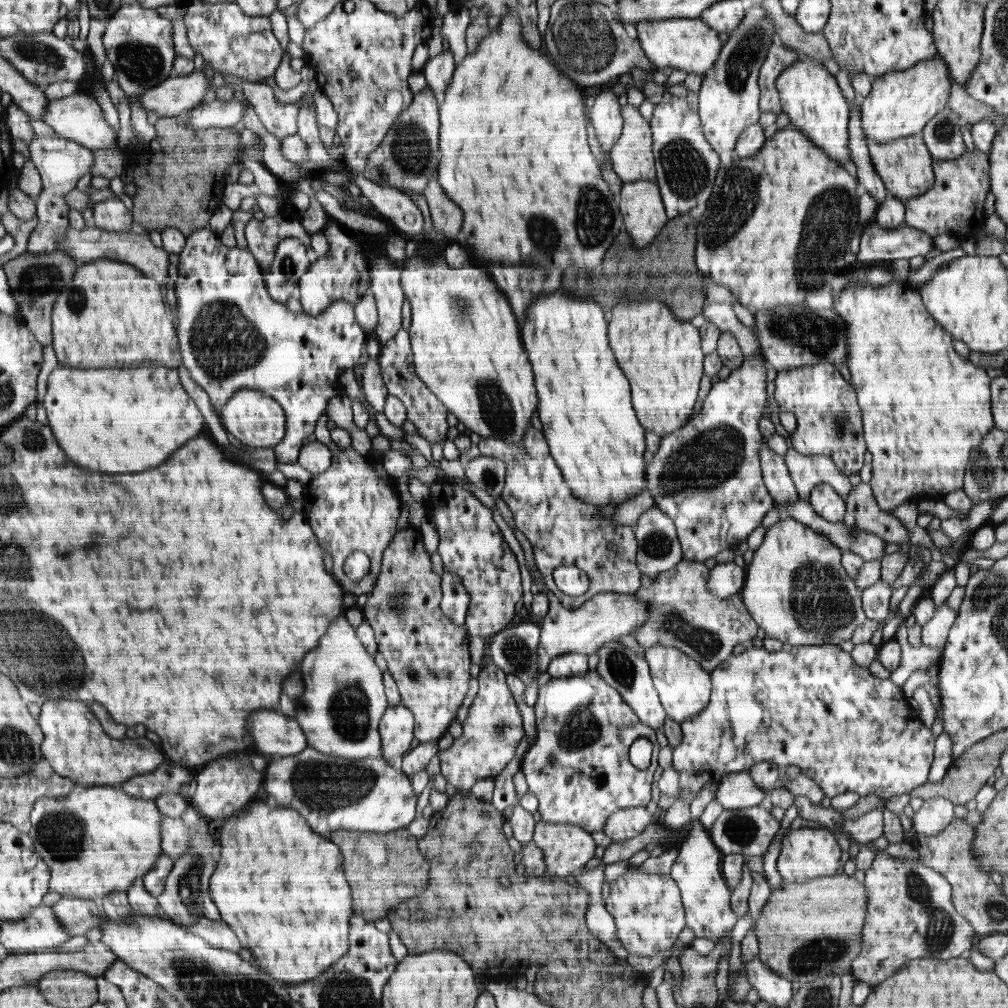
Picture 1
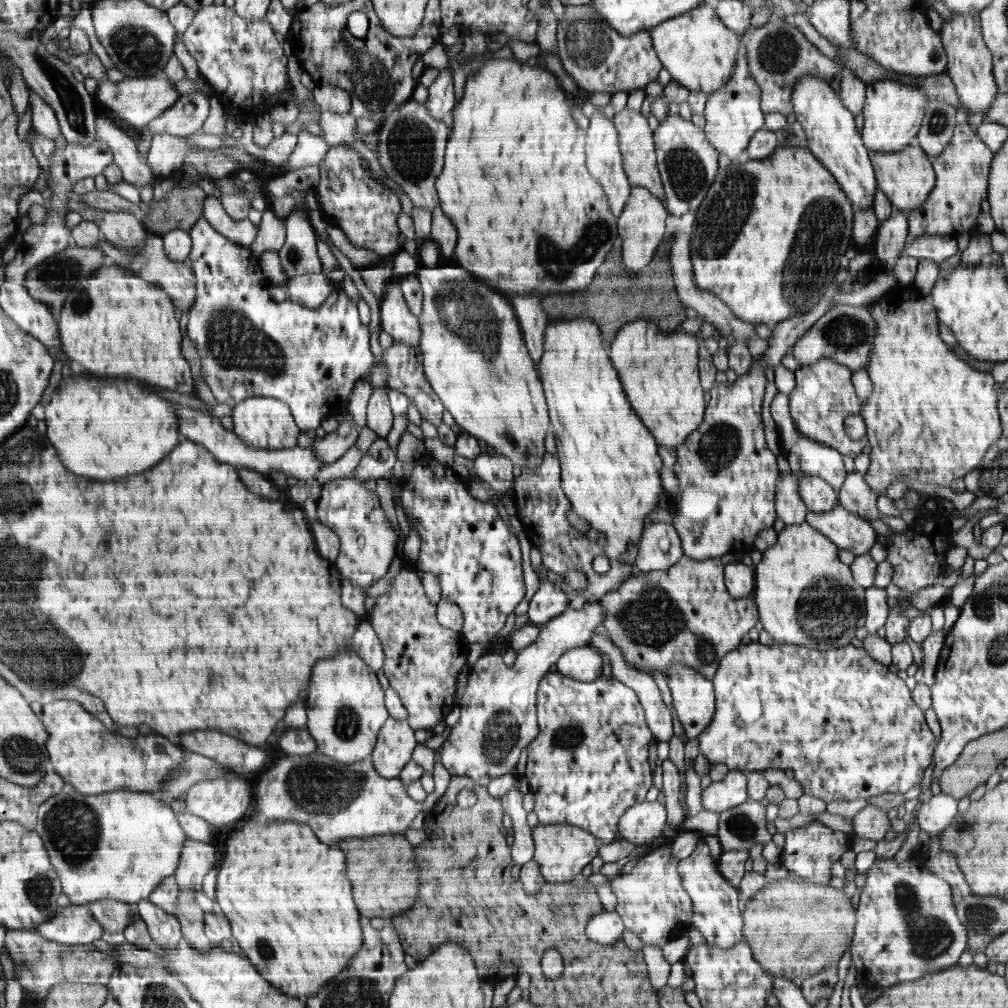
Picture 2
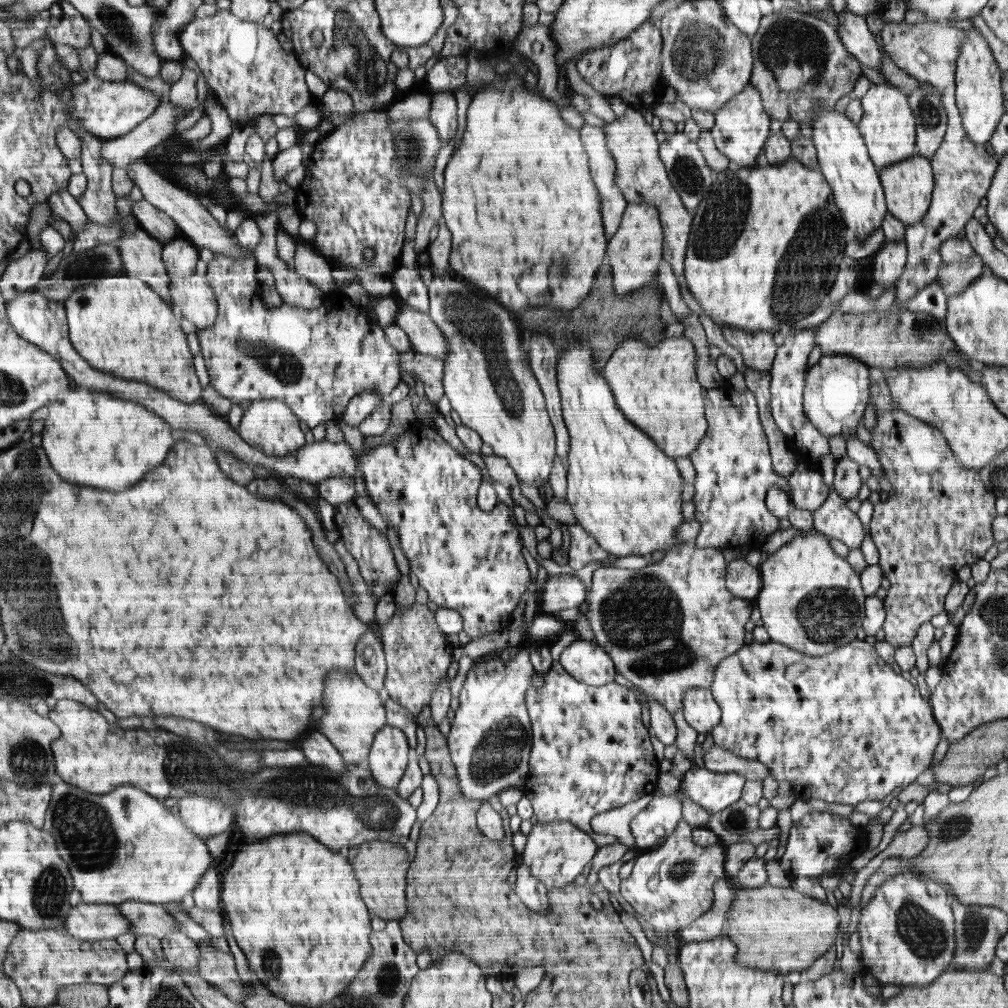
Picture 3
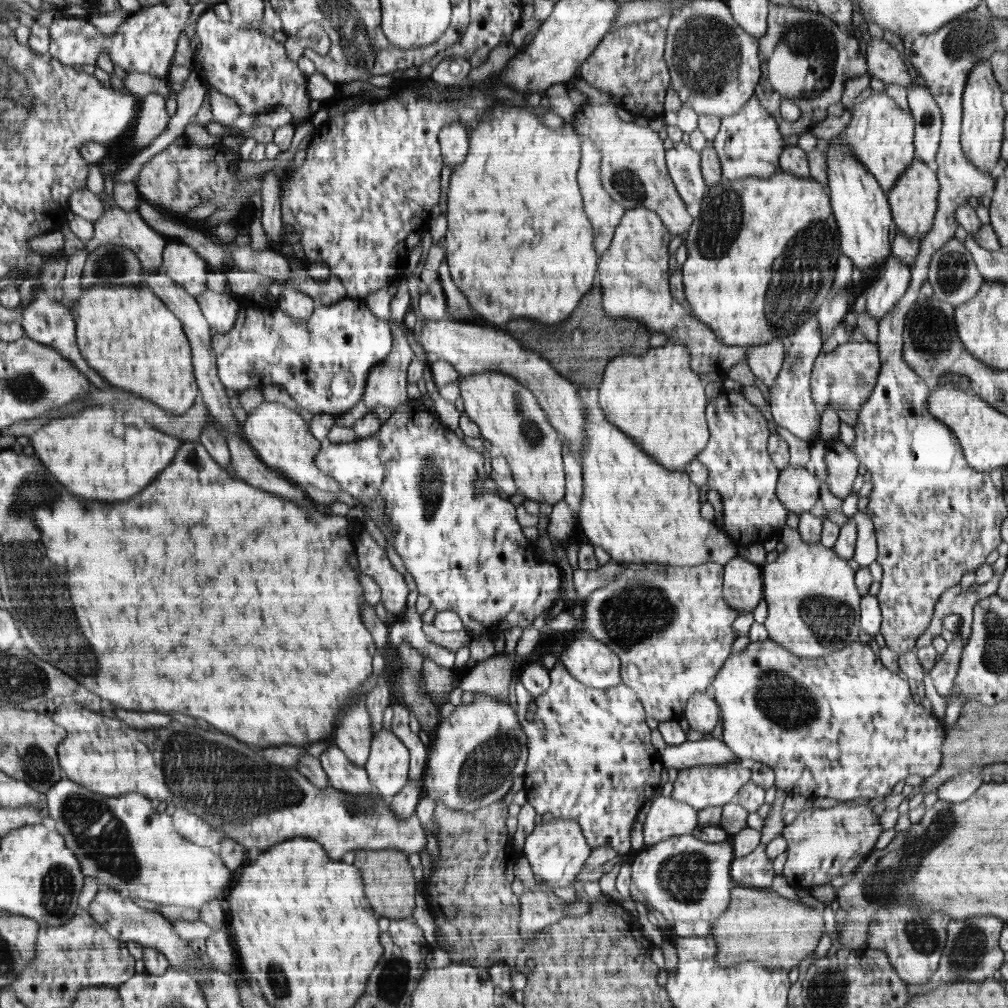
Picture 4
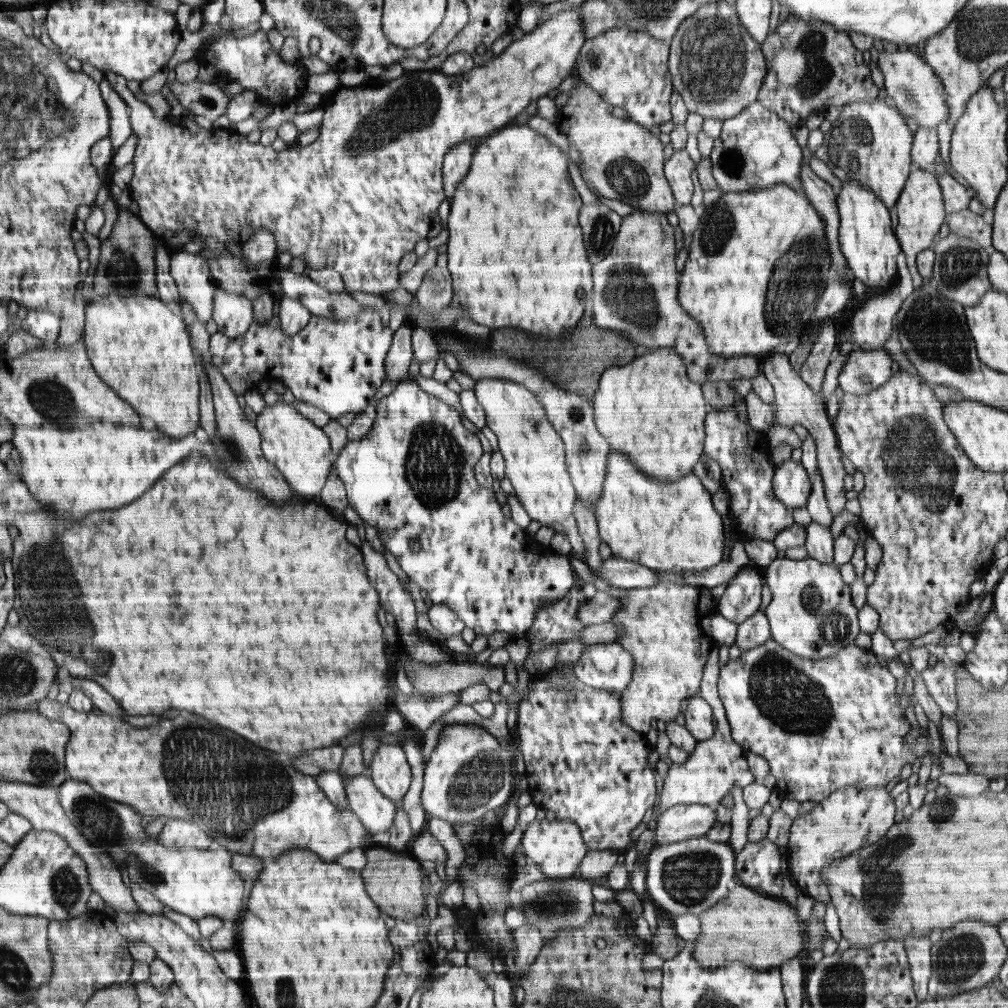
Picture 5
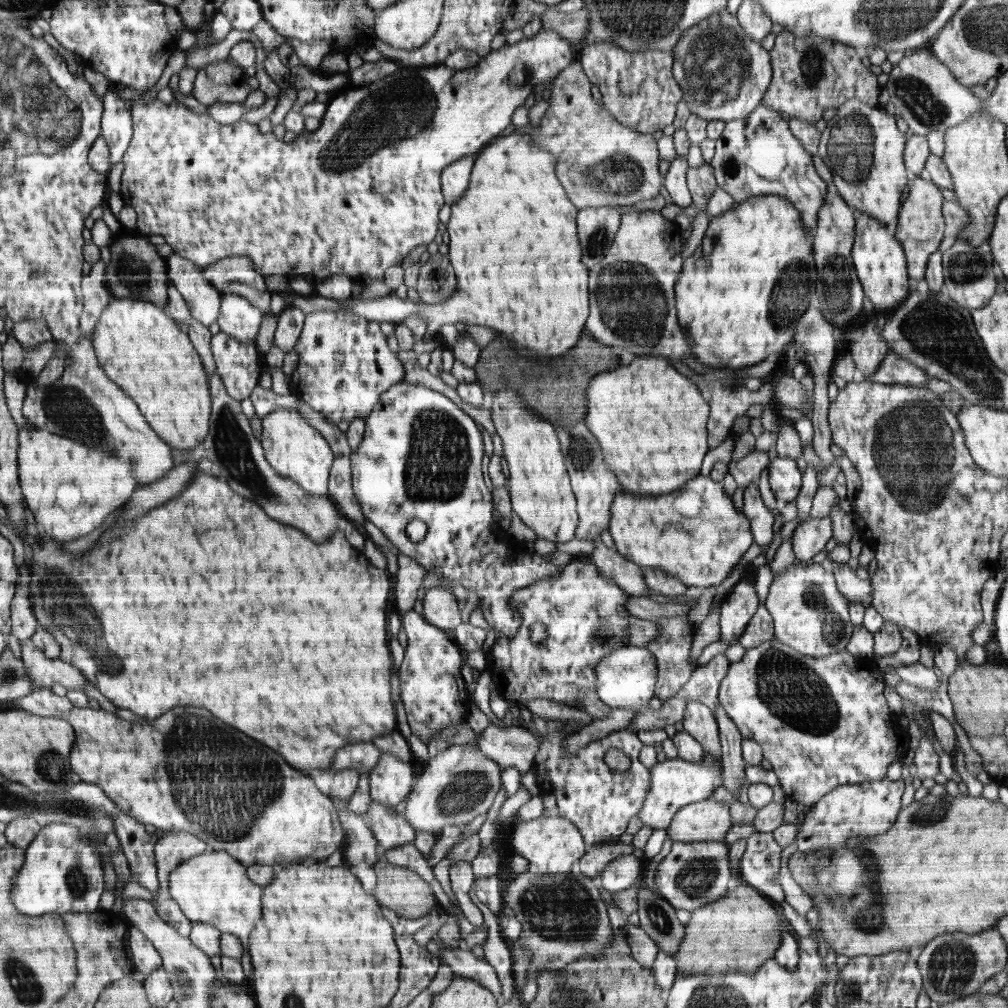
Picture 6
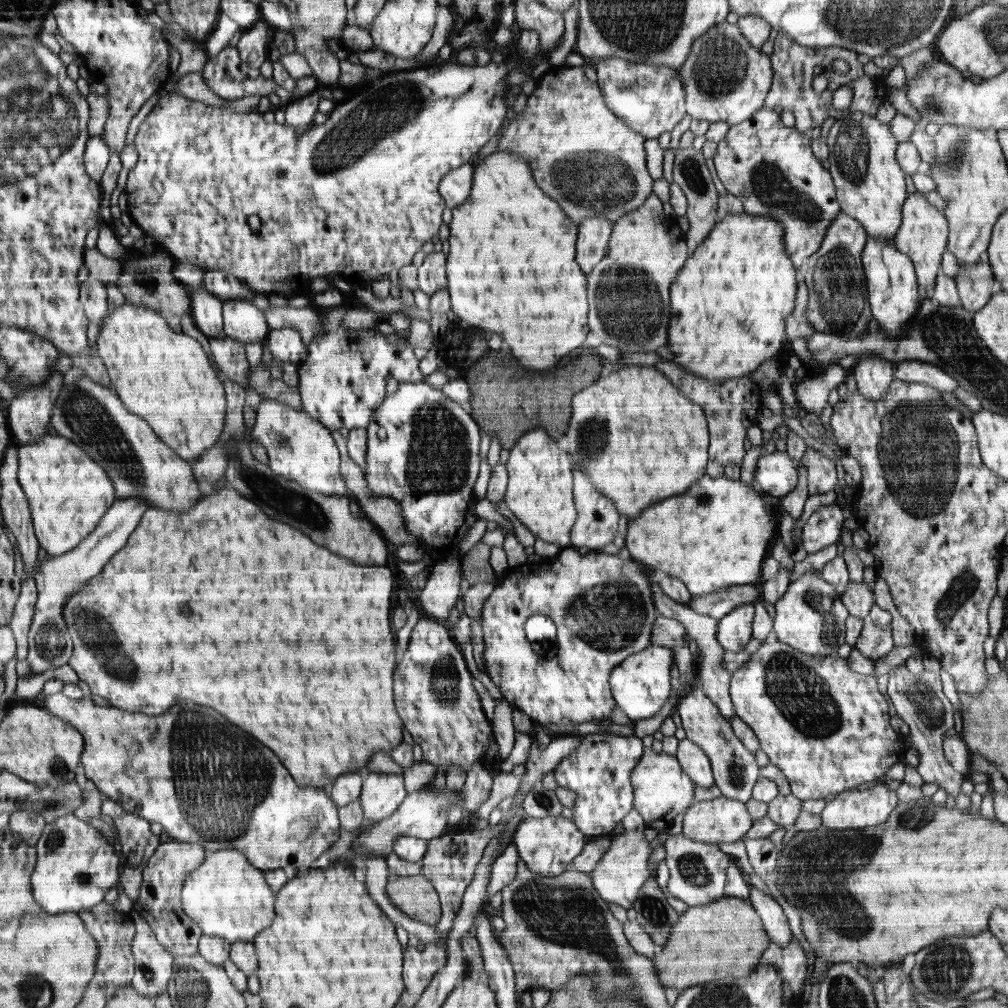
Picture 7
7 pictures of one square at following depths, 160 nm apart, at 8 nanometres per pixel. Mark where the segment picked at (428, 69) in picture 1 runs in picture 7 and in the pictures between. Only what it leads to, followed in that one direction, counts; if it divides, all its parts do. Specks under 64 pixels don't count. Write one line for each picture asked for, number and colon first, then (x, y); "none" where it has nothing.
2: (441, 100)
3: (442, 114)
4: (453, 139)
5: (455, 165)
6: (455, 178)
7: (456, 187)

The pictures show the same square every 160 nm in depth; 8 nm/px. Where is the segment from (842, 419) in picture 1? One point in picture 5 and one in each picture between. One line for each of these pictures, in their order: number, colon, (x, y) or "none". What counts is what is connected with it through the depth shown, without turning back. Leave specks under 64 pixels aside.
2: (824, 396)
3: (837, 390)
4: (835, 382)
5: (865, 370)

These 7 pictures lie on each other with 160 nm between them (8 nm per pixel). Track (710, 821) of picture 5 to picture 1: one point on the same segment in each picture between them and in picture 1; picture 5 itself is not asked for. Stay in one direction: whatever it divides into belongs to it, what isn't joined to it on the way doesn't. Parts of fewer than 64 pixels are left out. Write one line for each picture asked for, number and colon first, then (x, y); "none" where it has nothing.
1: (626, 823)
2: (640, 824)
3: (650, 827)
4: (667, 817)

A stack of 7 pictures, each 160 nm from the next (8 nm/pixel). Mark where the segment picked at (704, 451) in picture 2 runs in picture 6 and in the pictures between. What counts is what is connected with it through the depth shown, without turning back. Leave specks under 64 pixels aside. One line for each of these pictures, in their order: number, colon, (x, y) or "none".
3: (734, 471)
4: (740, 469)
5: (742, 452)
6: (761, 519)

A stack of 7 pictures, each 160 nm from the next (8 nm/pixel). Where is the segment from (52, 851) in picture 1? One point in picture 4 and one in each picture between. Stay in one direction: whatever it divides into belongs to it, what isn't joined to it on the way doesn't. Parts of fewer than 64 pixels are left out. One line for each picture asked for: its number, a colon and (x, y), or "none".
2: (119, 845)
3: (124, 845)
4: (123, 842)

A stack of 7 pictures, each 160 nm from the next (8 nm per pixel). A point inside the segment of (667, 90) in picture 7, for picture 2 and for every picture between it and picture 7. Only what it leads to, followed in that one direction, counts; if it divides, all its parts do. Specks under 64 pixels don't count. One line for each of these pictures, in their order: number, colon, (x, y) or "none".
2: (600, 60)
3: (631, 68)
4: (629, 64)
5: (627, 68)
6: (638, 88)

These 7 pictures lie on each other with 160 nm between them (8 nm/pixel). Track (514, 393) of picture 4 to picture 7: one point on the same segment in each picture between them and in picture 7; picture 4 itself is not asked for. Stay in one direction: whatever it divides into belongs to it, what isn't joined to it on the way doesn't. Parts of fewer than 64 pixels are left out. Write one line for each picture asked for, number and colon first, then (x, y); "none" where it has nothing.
5: (535, 457)
6: (540, 493)
7: (539, 490)

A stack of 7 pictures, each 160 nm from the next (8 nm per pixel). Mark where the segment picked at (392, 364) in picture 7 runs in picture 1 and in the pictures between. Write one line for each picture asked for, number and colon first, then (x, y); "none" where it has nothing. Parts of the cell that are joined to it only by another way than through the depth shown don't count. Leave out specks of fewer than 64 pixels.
1: (232, 334)
2: (250, 345)
3: (317, 361)
4: (323, 363)
5: (337, 366)
6: (345, 366)

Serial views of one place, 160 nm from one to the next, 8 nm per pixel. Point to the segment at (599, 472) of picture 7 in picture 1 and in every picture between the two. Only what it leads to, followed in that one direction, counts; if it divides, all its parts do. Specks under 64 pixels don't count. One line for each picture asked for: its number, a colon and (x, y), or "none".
1: (663, 358)
2: (659, 372)
3: (656, 387)
4: (655, 398)
5: (649, 409)
6: (651, 421)

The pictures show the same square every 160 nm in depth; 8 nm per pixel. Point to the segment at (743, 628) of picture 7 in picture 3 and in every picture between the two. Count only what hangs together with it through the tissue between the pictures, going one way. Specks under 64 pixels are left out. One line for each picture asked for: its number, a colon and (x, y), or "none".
3: (743, 580)
4: (743, 585)
5: (741, 598)
6: (740, 604)

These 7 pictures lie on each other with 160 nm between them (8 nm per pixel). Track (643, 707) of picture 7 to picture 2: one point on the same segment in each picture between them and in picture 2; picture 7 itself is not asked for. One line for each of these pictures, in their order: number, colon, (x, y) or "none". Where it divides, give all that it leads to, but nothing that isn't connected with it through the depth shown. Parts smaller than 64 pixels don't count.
2: (583, 664)
3: (586, 661)
4: (592, 663)
5: (609, 667)
6: (626, 677)

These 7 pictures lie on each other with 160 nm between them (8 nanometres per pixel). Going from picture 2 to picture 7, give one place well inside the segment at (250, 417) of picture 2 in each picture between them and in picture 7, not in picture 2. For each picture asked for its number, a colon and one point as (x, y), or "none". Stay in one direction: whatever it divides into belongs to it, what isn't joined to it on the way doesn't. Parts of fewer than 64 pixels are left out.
3: (269, 424)
4: (282, 440)
5: (303, 453)
6: (296, 450)
7: (299, 448)

